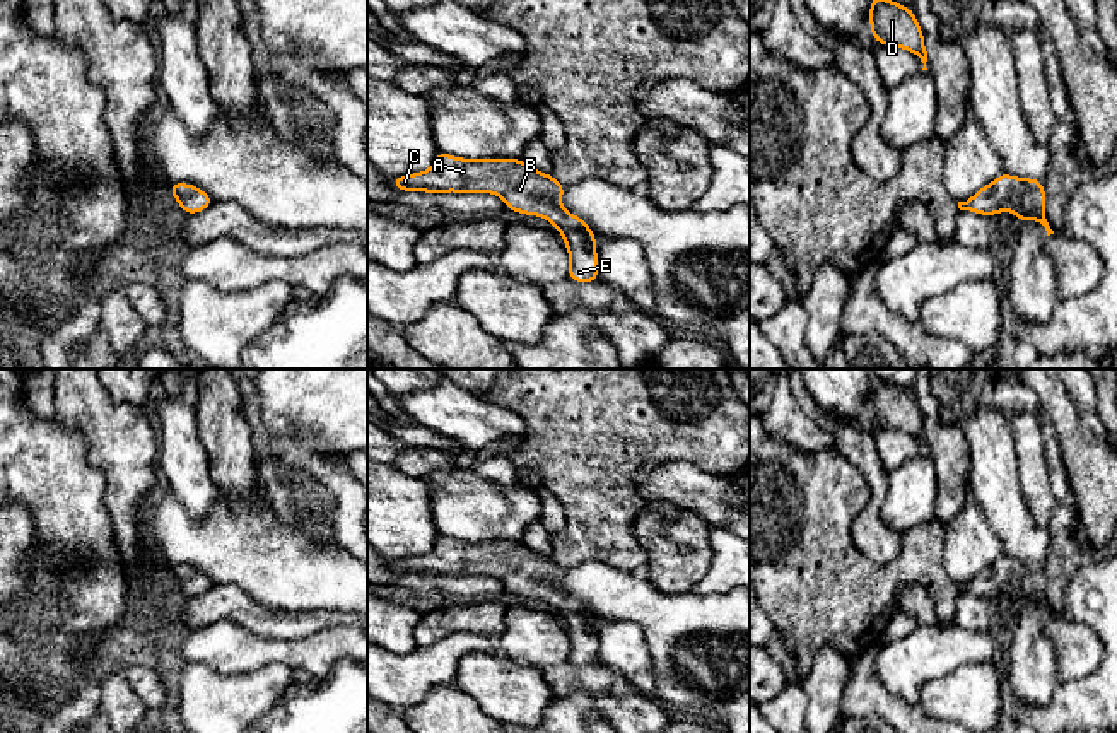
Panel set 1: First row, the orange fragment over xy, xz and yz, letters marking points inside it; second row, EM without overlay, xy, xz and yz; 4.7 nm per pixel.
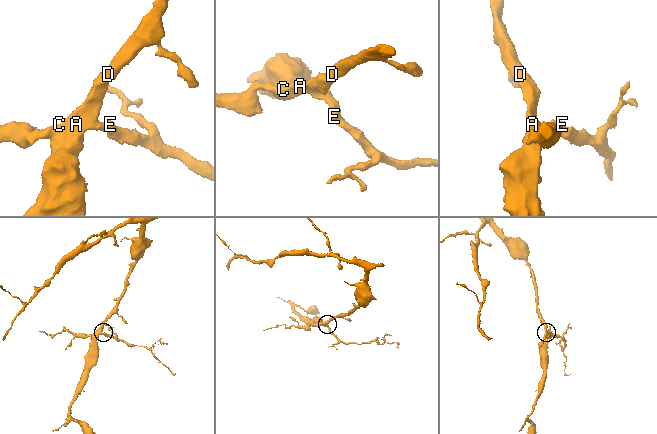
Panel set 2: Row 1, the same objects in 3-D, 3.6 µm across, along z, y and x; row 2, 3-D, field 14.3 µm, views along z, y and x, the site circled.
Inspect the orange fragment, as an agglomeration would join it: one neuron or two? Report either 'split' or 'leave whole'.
leave whole

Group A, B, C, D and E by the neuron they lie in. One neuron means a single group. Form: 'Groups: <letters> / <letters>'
Groups: A B C D E

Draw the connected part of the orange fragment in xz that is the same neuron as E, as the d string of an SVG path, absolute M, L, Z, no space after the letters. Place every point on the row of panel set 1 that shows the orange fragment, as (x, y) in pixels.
M437 152L432 167L424 173L391 178L391 185L403 193L413 190L424 193L494 193L504 200L506 208L509 210L545 217L558 229L569 251L570 268L567 279L572 282L599 282L596 253L598 237L579 215L562 208L560 200L565 185L558 183L552 174L531 167L523 159L461 159L453 157L447 152Z

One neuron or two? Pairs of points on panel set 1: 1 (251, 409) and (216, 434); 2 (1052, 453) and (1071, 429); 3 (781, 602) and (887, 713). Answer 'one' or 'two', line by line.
1: two
2: two
3: two

